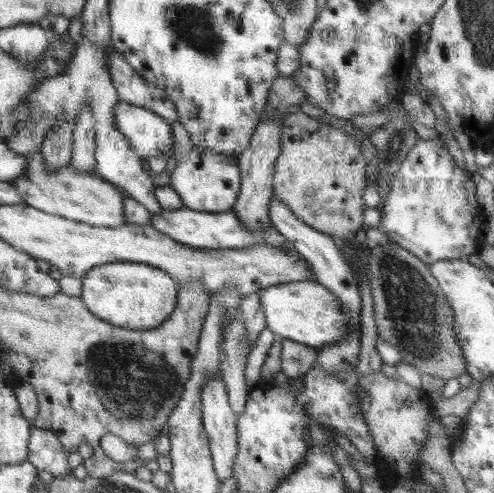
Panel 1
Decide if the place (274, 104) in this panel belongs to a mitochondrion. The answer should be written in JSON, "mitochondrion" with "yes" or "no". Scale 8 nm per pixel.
{"mitochondrion":"no"}

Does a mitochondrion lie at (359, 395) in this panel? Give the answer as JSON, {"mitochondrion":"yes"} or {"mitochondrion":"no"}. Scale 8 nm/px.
{"mitochondrion":"no"}

